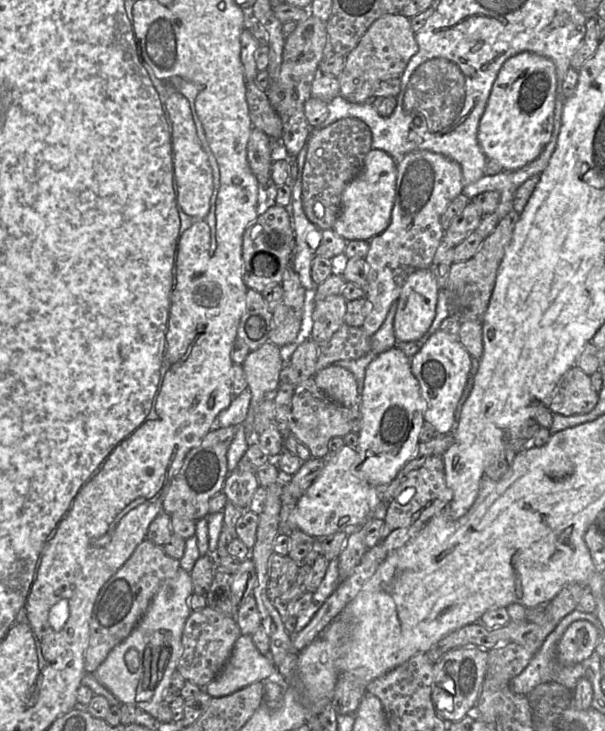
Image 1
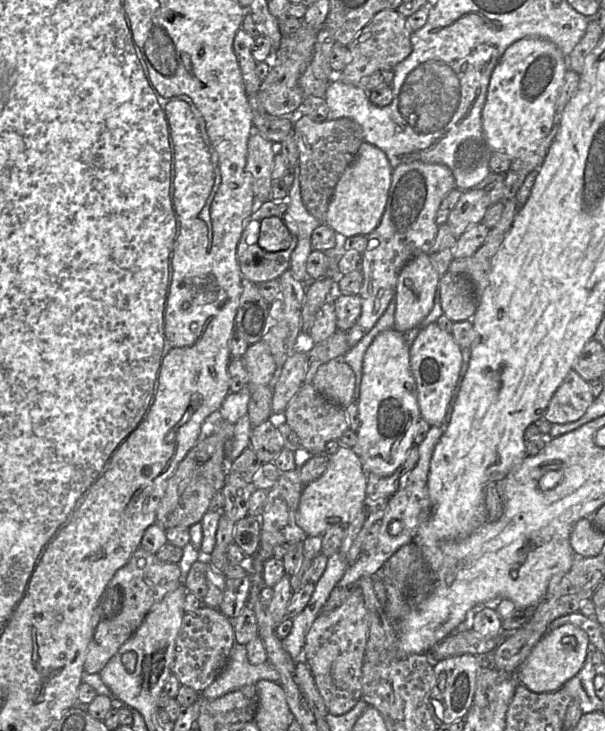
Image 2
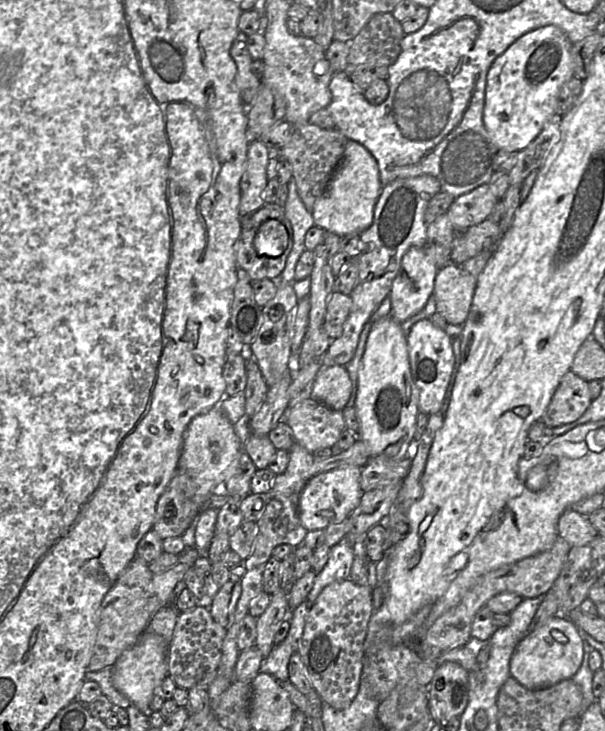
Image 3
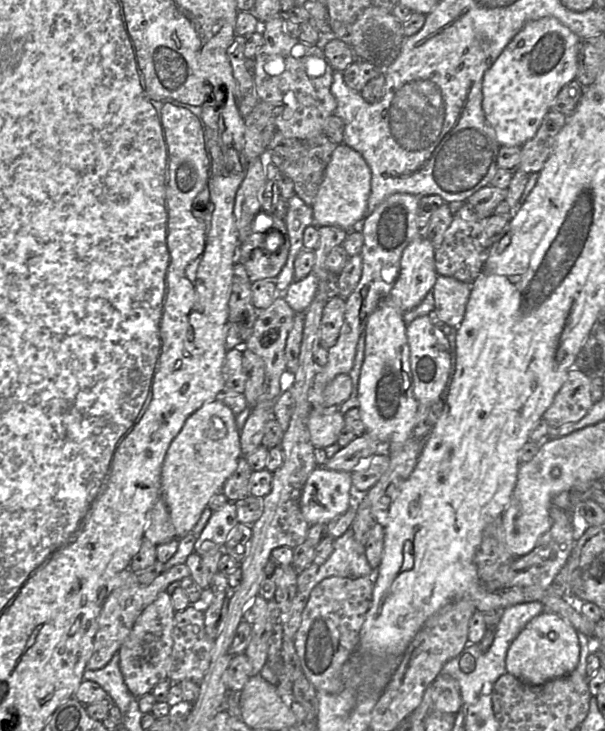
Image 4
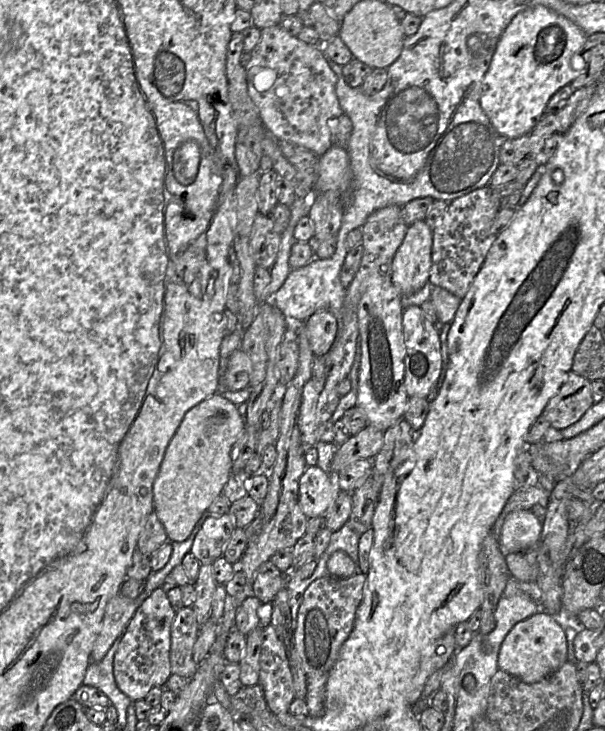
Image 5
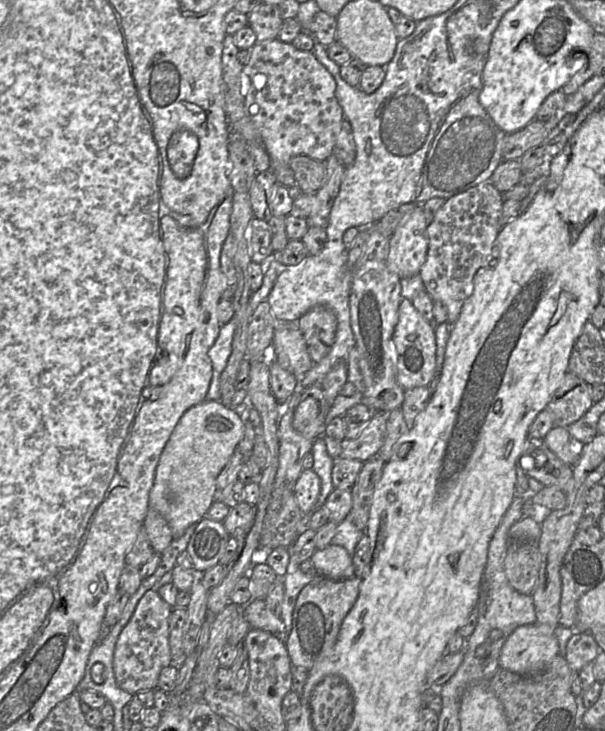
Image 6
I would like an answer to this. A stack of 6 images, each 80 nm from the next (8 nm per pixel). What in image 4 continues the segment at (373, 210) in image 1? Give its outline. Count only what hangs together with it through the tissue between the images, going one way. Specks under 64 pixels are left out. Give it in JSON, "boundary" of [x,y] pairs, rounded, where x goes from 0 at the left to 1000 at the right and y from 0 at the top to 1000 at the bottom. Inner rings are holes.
{"boundary":[[[565,196],[552,205],[516,280],[522,309],[555,309],[572,316],[593,311],[607,295],[613,233],[600,213]]]}

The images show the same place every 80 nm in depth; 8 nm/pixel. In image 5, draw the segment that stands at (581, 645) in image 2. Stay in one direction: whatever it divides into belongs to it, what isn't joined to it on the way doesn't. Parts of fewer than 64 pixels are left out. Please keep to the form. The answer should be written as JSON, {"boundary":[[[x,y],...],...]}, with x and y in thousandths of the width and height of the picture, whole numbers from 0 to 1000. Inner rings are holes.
{"boundary":[[[901,836],[853,854],[833,874],[823,911],[828,918],[869,934],[886,934],[911,923],[939,904],[939,877],[932,859]]]}

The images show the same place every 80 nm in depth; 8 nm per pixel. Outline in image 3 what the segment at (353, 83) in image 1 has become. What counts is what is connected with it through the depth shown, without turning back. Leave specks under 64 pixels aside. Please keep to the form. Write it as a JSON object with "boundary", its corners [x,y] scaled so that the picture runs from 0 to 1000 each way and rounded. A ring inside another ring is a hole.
{"boundary":[[[648,18],[620,19],[577,59],[575,88],[567,98],[577,104],[588,96],[646,90],[664,70],[668,51],[664,31]]]}

